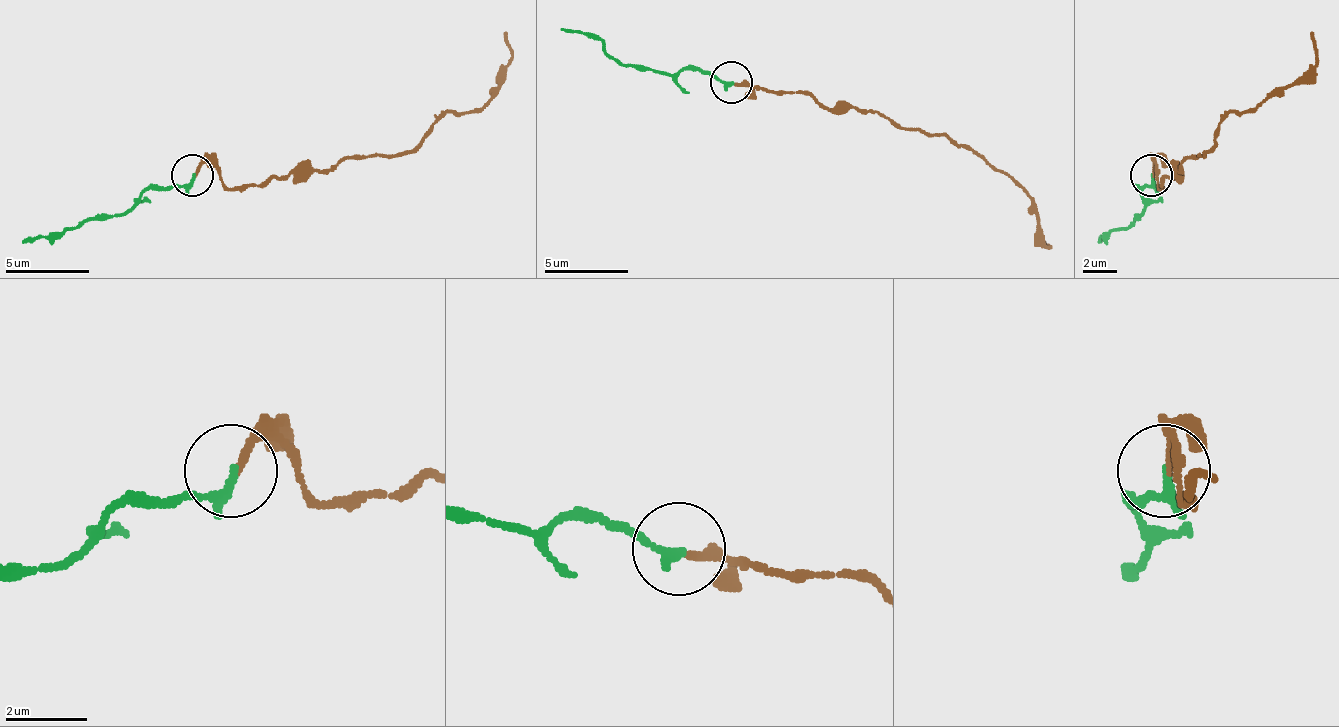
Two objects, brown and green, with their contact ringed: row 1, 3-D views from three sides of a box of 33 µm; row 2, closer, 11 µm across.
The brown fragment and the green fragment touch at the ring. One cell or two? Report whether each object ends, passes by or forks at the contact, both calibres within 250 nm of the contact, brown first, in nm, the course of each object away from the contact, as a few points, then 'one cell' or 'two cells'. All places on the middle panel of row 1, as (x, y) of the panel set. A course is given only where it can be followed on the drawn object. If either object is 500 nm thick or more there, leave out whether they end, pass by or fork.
brown ends there; green passes by; 180 nm thick on the brown side, 160 nm on the other; brown runs (732, 83), (803, 91), (829, 108), (871, 108), (947, 133), (1031, 201), (1043, 243); green runs (732, 83), (690, 70), (627, 66), (593, 36), (559, 28); one cell

